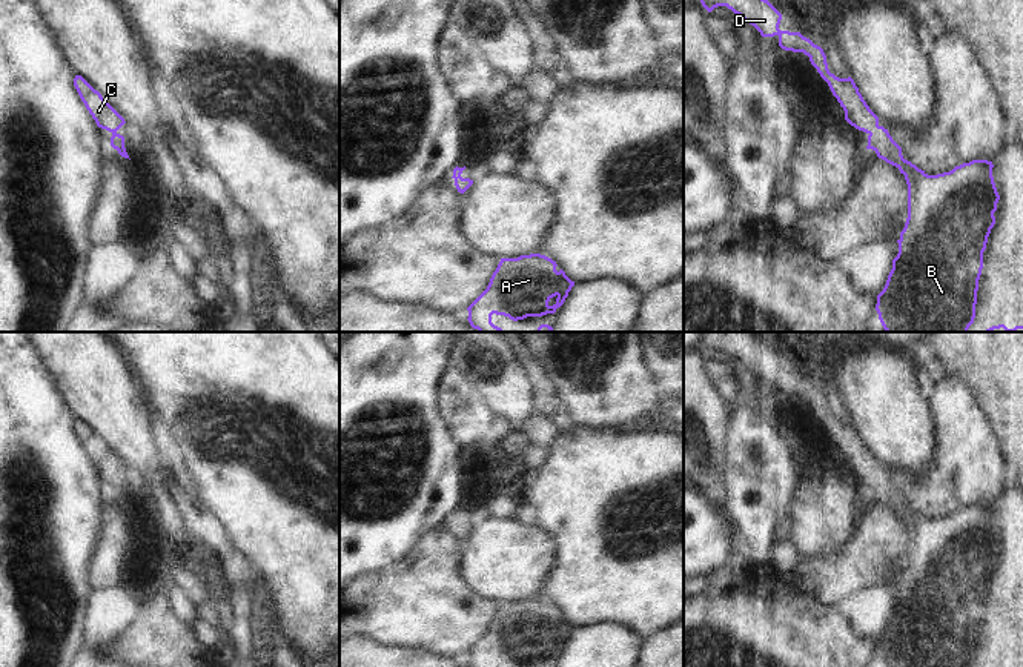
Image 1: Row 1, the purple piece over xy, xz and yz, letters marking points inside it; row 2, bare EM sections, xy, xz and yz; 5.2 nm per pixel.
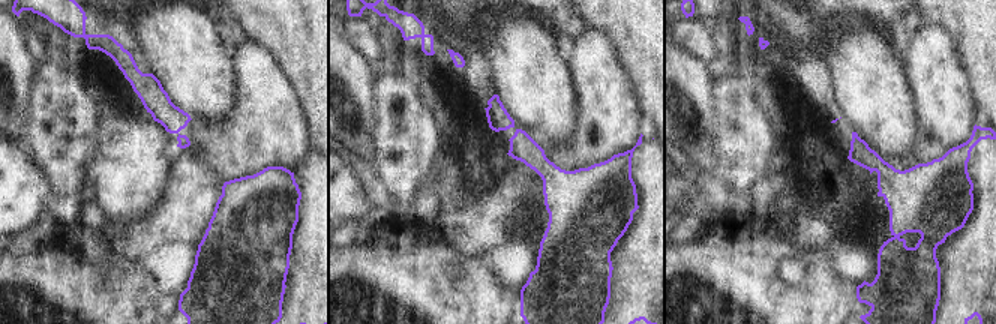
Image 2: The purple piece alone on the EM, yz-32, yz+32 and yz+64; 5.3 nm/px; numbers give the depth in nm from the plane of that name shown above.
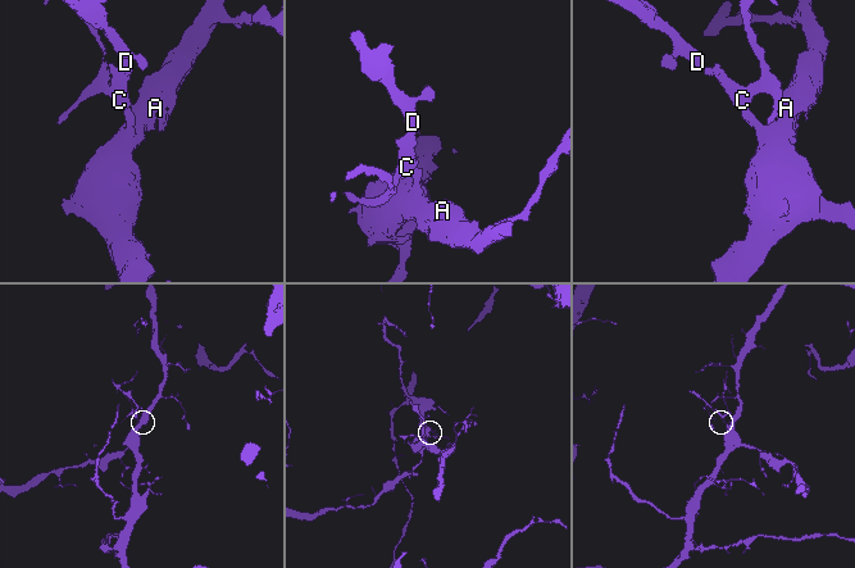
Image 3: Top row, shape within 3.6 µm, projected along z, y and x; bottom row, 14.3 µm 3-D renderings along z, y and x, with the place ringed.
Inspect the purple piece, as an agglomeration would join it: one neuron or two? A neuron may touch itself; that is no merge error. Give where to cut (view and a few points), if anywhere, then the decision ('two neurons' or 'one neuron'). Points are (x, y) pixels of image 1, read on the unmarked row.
cut none; one neuron

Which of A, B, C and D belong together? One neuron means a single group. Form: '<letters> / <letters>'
A B C D

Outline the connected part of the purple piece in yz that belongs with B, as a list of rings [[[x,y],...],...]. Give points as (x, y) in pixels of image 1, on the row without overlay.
[[[704,332],[702,350],[711,357],[717,350],[727,350],[740,360],[747,367],[753,369],[762,381],[779,381],[779,390],[785,395],[803,397],[809,401],[811,409],[820,421],[828,427],[833,440],[845,455],[845,464],[859,475],[868,478],[866,493],[872,493],[879,503],[896,510],[905,519],[908,529],[908,562],[900,576],[899,598],[892,604],[892,613],[888,619],[883,635],[877,639],[876,655],[880,667],[974,667],[978,624],[983,613],[983,596],[988,581],[995,569],[994,556],[1000,539],[992,521],[992,506],[972,504],[955,510],[949,516],[928,519],[902,499],[902,492],[892,484],[888,473],[879,469],[879,461],[869,453],[859,432],[851,421],[839,423],[829,416],[823,393],[814,389],[800,377],[780,375],[782,358],[765,343],[753,337],[751,332]]]

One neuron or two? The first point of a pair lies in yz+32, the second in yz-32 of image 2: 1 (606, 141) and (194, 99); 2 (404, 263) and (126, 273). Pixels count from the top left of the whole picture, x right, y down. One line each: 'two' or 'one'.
1: two
2: one

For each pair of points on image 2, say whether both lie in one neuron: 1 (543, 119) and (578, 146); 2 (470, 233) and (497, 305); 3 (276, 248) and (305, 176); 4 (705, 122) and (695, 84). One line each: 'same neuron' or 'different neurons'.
1: different neurons
2: different neurons
3: same neuron
4: same neuron

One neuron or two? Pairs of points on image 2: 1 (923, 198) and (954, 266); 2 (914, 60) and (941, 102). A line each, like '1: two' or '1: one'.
1: one
2: one

